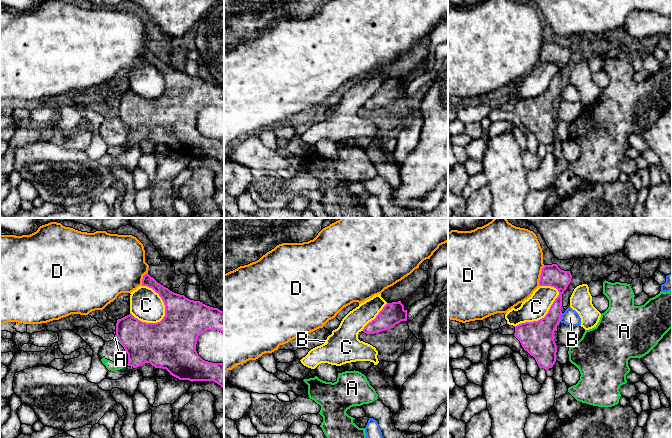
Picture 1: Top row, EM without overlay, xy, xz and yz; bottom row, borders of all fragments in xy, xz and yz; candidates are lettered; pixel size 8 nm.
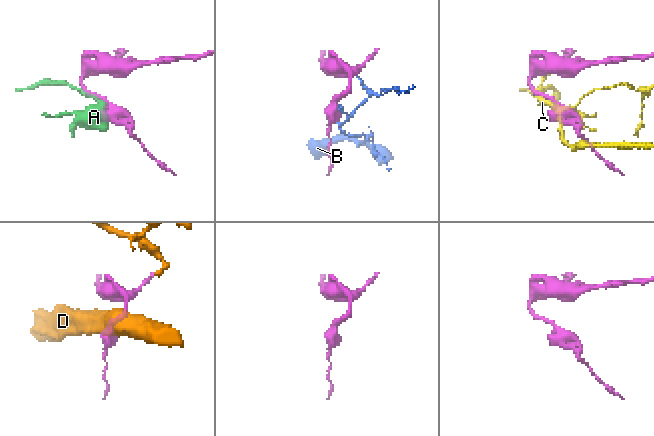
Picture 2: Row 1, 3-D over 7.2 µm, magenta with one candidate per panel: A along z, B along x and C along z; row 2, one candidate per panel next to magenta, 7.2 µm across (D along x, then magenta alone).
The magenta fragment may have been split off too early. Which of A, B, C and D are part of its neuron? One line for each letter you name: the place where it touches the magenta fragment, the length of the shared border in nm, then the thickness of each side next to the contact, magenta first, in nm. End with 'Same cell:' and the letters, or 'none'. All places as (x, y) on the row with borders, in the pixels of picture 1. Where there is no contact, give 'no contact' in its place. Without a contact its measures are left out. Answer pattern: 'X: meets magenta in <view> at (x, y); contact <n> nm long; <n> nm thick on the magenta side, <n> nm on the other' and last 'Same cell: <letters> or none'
Same cell: none

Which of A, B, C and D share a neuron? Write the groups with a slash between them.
A / B / C / D

